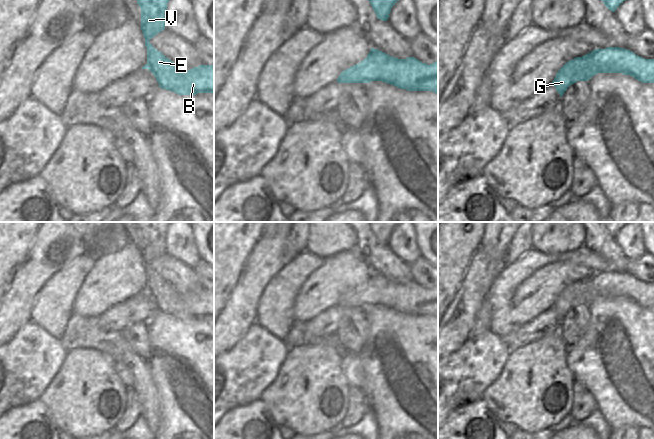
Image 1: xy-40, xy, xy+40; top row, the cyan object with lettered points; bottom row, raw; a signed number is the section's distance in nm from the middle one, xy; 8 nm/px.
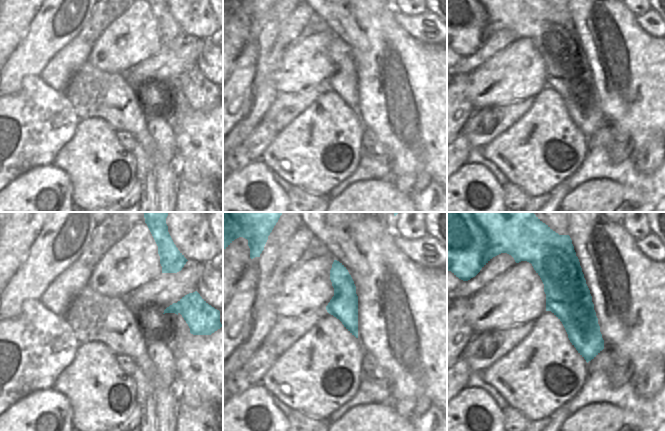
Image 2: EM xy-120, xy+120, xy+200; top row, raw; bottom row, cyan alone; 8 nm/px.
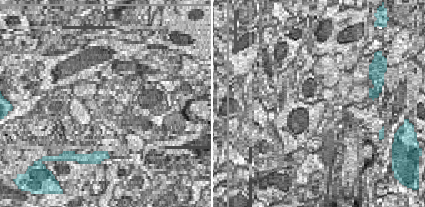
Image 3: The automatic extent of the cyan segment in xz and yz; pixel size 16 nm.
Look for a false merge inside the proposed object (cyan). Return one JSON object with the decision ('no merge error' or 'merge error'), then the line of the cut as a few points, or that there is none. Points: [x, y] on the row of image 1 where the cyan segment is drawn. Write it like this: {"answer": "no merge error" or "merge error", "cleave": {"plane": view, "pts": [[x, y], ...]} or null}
{"answer": "merge error", "cleave": {"plane": "xy+40", "pts": [[591, 53], [591, 68], [577, 80]]}}

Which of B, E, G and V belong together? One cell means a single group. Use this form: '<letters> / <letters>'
B E V / G

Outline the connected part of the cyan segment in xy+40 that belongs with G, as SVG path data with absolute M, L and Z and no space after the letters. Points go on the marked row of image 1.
M591 53L582 57L576 57L565 63L557 72L552 85L555 86L557 92L562 97L567 88L576 83L584 74L588 73L593 66Z

